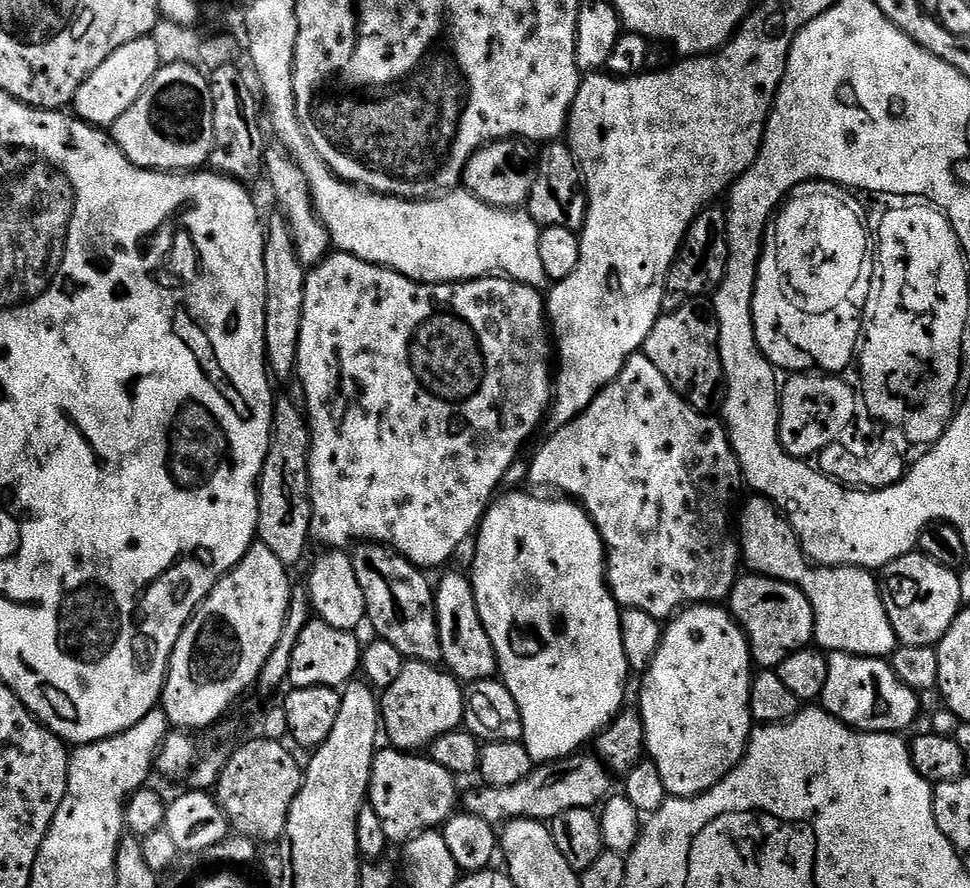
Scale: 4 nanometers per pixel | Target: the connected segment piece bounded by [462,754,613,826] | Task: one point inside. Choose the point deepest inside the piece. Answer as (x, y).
(578, 781)

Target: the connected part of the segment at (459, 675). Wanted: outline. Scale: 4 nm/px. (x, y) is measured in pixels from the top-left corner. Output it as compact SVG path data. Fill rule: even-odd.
M452 570L434 588L436 598L436 621L440 627L443 667L461 682L490 680L497 675L496 651L482 626L478 606L474 598L471 579L463 571Z

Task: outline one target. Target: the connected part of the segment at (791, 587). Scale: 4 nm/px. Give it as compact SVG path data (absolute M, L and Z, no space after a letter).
M744 574L737 579L726 604L732 619L748 640L753 661L761 669L774 670L790 654L813 643L816 623L812 607L806 594L795 583L759 574Z

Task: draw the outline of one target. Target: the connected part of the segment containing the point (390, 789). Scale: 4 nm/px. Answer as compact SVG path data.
M391 746L379 749L372 763L367 803L386 829L386 838L400 846L418 834L439 829L458 808L457 777L424 754L409 754Z

